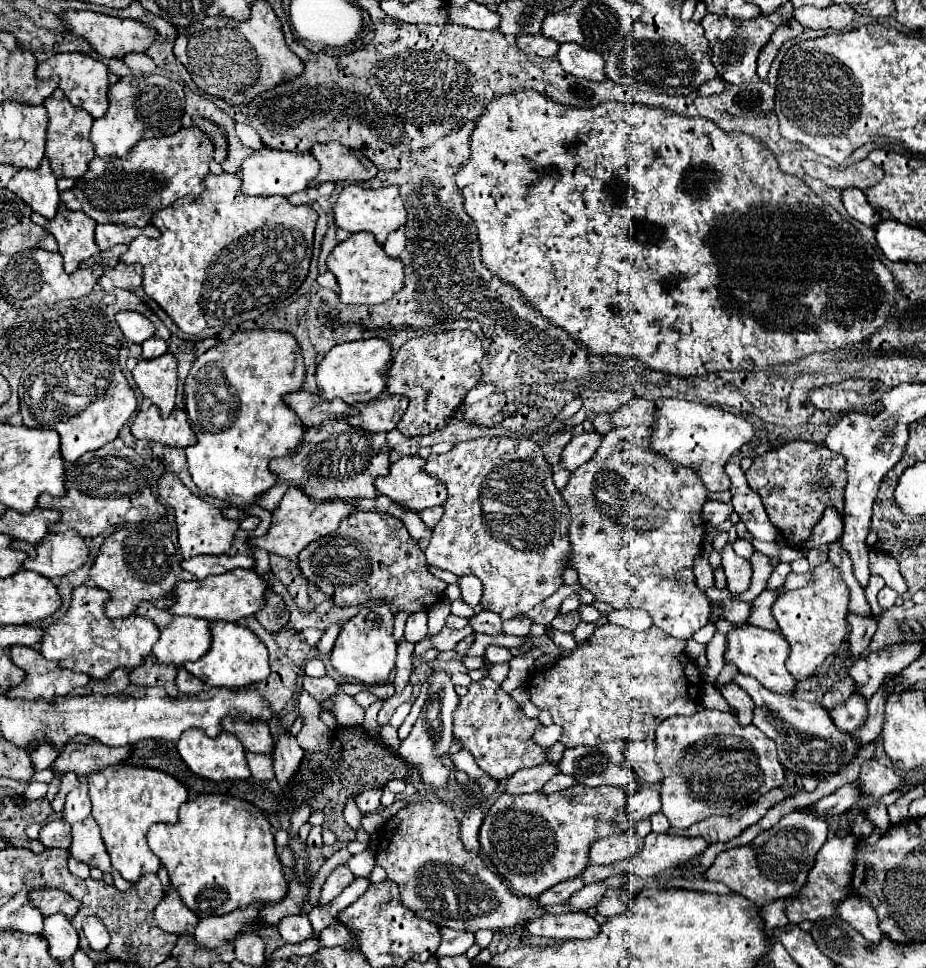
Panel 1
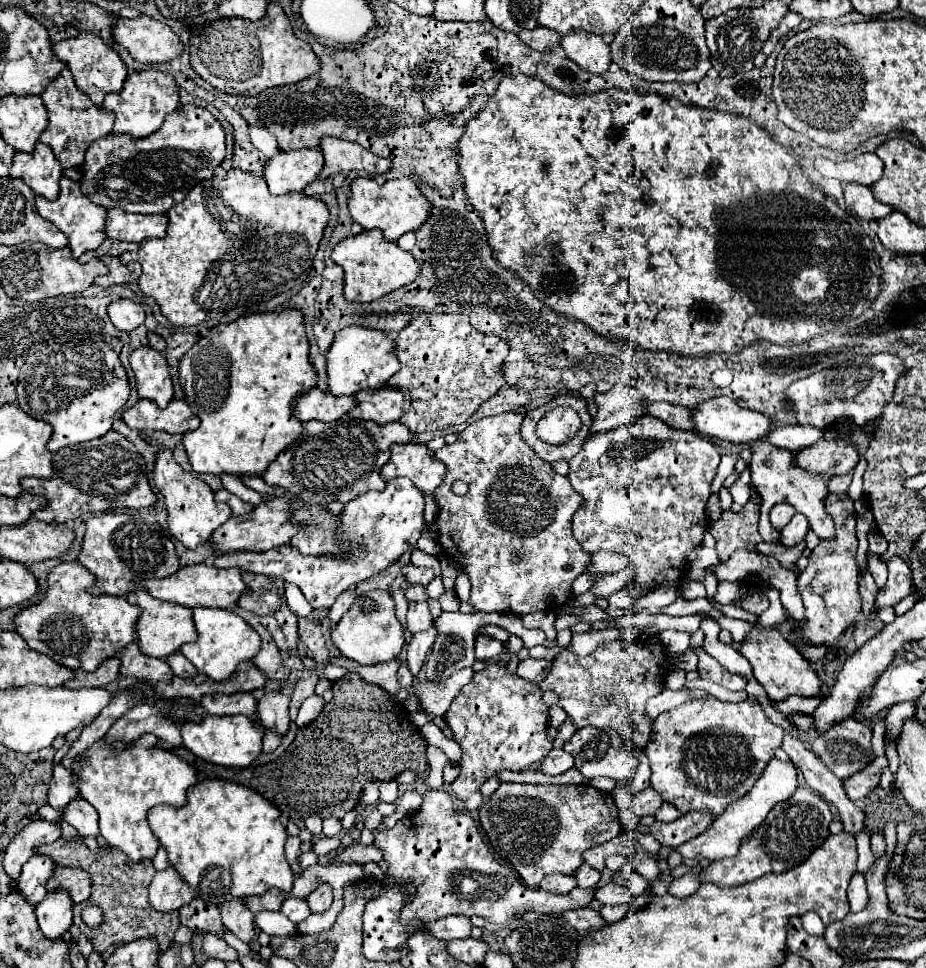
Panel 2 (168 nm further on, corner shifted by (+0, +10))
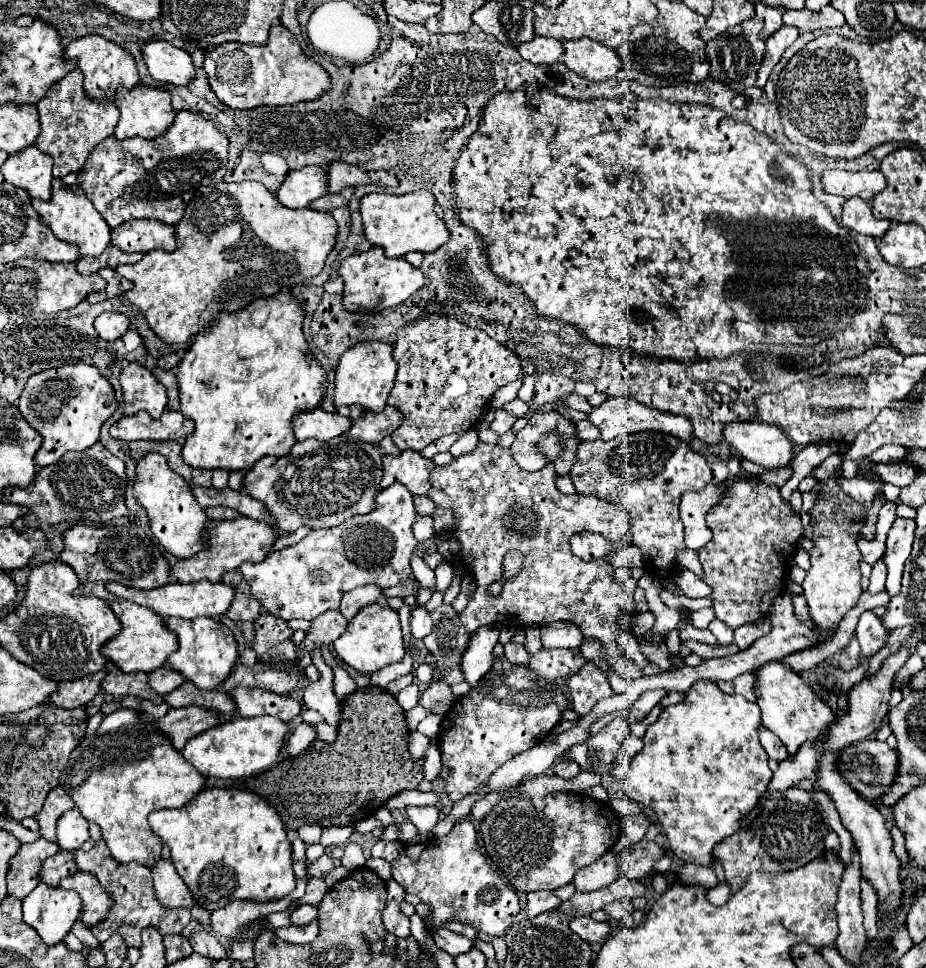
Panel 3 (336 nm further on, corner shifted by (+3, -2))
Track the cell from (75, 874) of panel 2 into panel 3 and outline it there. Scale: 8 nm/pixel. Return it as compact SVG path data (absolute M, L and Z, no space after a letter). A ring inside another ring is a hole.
M76 872L68 878L64 878L58 886L66 888L66 890L74 890L74 892L80 894L80 898L82 898L82 916L80 916L80 920L84 924L100 922L102 916L106 916L110 906L112 906L110 896L102 890L100 882L90 872Z

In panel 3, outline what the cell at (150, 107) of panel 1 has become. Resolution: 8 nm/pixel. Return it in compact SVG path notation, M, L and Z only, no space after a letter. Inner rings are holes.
M142 84L134 86L128 92L118 92L116 98L114 98L114 104L120 110L120 120L118 120L118 126L116 126L116 132L114 132L114 136L118 140L134 138L134 136L140 136L140 138L146 138L146 140L158 138L162 132L166 132L170 128L170 124L174 122L174 116L176 116L174 108L170 104L168 92L152 88L152 86L142 86Z

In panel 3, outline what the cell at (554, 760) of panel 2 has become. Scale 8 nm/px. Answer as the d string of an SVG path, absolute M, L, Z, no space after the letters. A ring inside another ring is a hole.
M560 760L560 762L554 766L554 774L556 774L556 776L560 776L560 778L566 778L566 780L576 778L576 776L578 776L578 772L580 772L578 764L568 762L568 760Z

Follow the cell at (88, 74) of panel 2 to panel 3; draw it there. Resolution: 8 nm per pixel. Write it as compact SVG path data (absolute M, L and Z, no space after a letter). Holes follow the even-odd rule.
M82 36L78 40L72 40L72 44L64 50L64 58L68 62L76 62L76 66L82 70L84 92L90 100L114 100L118 86L130 90L138 84L138 70L134 58L126 54L122 46L112 44L102 36Z

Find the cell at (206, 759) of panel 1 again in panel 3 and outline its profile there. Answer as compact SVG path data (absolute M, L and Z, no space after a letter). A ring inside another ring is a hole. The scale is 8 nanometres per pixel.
M258 716L258 718L234 718L218 724L218 728L210 728L210 732L202 732L202 736L194 736L186 742L184 758L202 774L214 778L246 778L260 770L270 768L284 744L284 734L288 732L288 724L274 716Z

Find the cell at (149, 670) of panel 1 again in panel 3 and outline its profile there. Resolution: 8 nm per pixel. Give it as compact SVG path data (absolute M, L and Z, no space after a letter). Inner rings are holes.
M106 664L106 678L102 680L102 690L112 694L112 696L140 696L144 700L150 700L152 704L162 704L164 698L154 692L150 688L150 682L148 682L148 674L144 672L132 672L132 674L126 674L122 672L120 668L116 668L116 664Z

